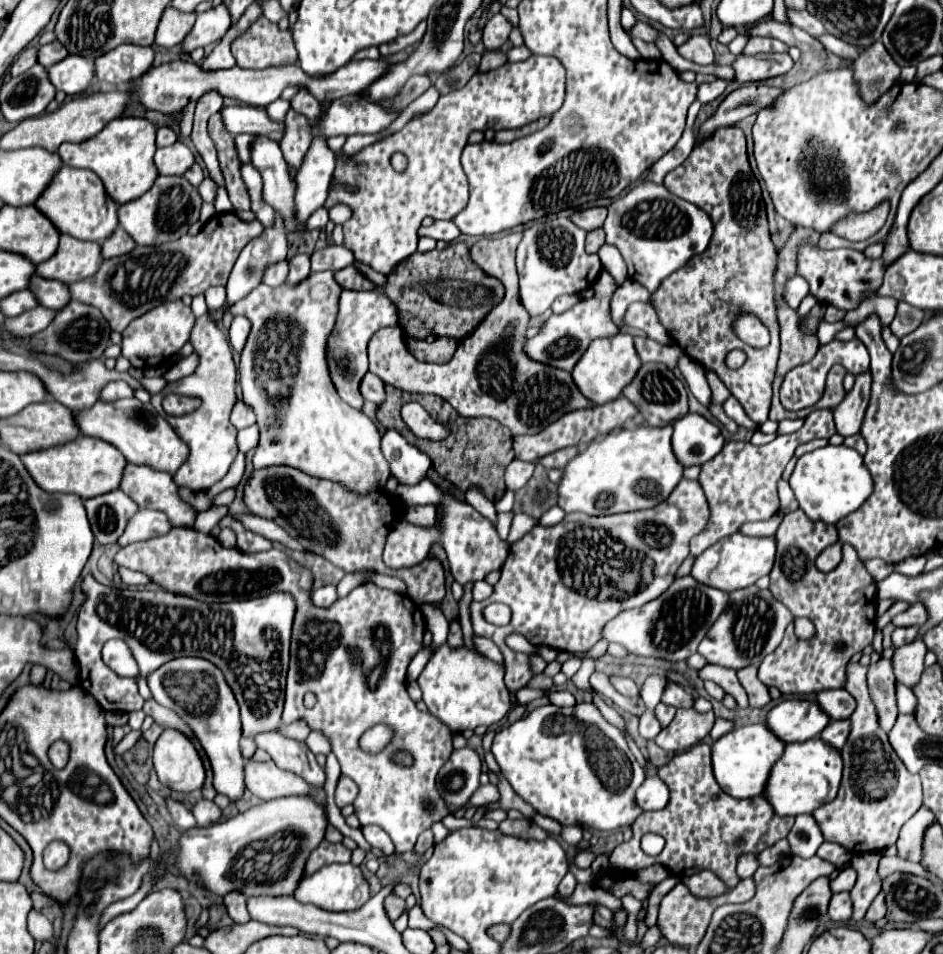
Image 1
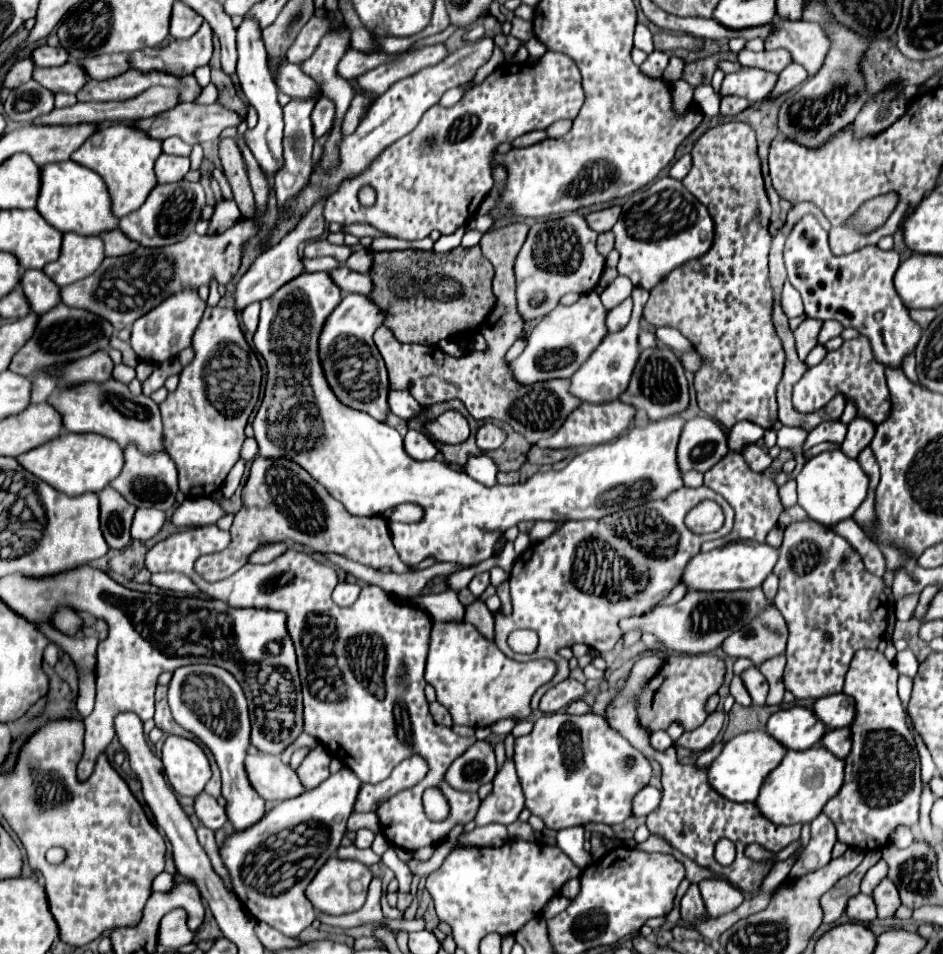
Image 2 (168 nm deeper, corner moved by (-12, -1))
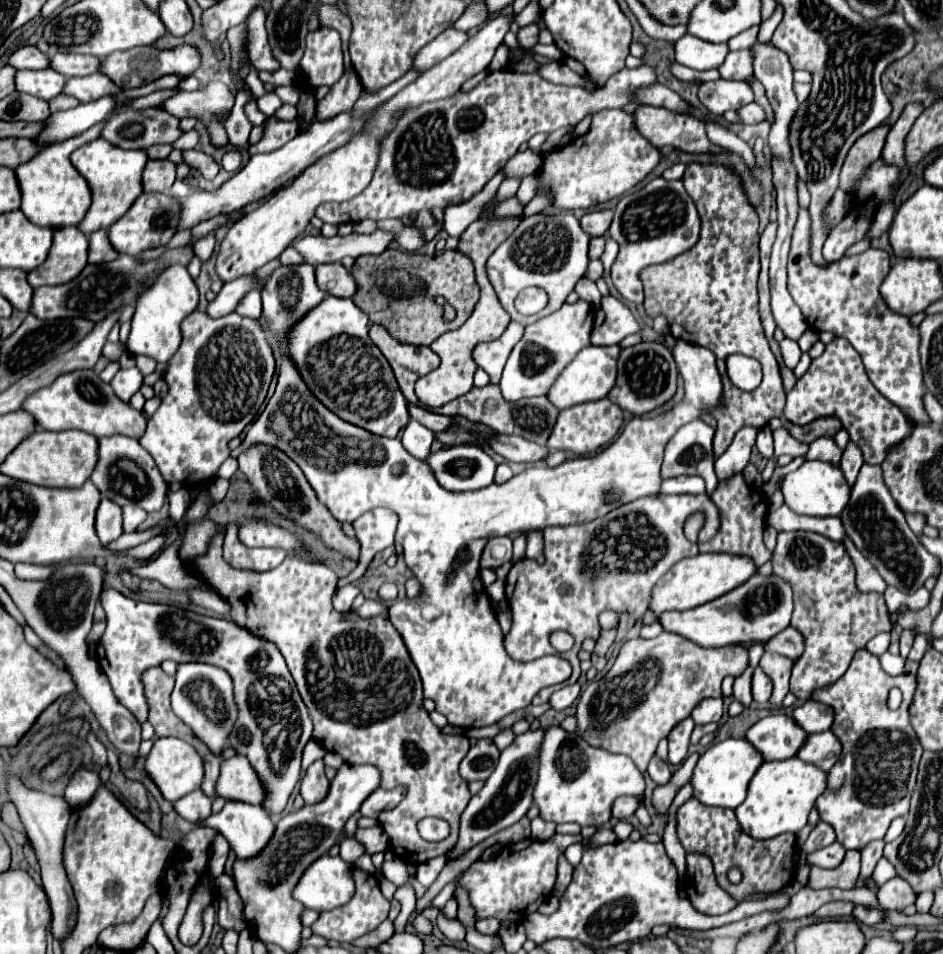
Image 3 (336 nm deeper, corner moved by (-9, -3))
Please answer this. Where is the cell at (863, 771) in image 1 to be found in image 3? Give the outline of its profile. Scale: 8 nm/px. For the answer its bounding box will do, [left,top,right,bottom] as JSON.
[813,648,923,850]

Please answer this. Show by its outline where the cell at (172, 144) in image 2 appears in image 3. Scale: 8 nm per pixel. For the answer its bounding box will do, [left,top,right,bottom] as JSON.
[147,144,173,160]

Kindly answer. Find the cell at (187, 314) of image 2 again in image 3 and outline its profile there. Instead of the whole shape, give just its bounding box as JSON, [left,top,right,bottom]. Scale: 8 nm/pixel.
[125,266,199,362]

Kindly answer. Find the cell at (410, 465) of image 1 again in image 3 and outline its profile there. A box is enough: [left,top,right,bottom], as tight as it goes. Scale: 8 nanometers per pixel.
[403,420,435,460]

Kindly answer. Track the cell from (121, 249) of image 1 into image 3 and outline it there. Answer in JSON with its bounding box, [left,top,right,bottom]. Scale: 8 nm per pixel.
[89,230,119,264]

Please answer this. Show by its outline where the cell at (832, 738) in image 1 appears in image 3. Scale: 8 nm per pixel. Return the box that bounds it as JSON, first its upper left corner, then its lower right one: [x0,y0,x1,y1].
[797,730,841,772]

